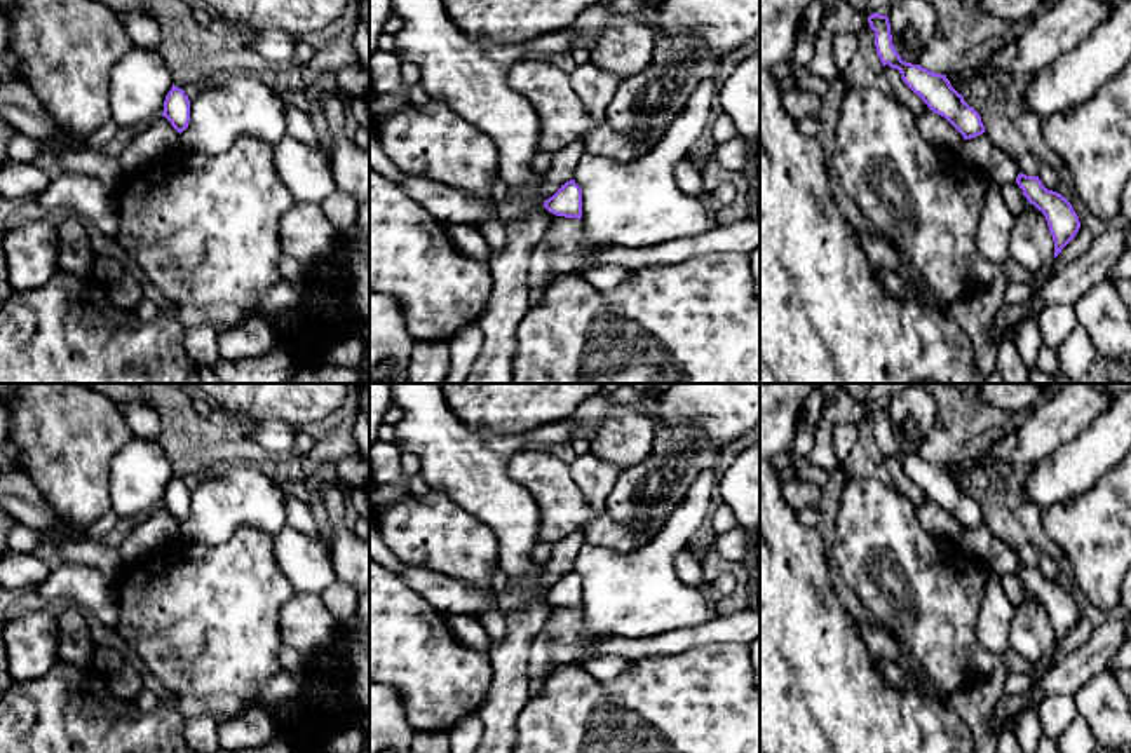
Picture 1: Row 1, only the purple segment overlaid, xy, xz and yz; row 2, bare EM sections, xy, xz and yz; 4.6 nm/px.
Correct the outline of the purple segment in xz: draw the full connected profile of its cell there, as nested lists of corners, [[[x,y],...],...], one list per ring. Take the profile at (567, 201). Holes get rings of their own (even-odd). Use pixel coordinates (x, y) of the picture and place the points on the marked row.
[[[575,180],[566,181],[561,188],[544,202],[544,207],[565,218],[582,218],[582,190]]]

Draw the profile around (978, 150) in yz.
[[[985,131],[976,138],[964,139],[958,148],[958,155],[985,171],[993,150],[995,150],[995,145],[988,136],[988,132]]]

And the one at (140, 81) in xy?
[[[132,47],[110,73],[110,119],[124,131],[162,117],[173,73],[159,51]]]

